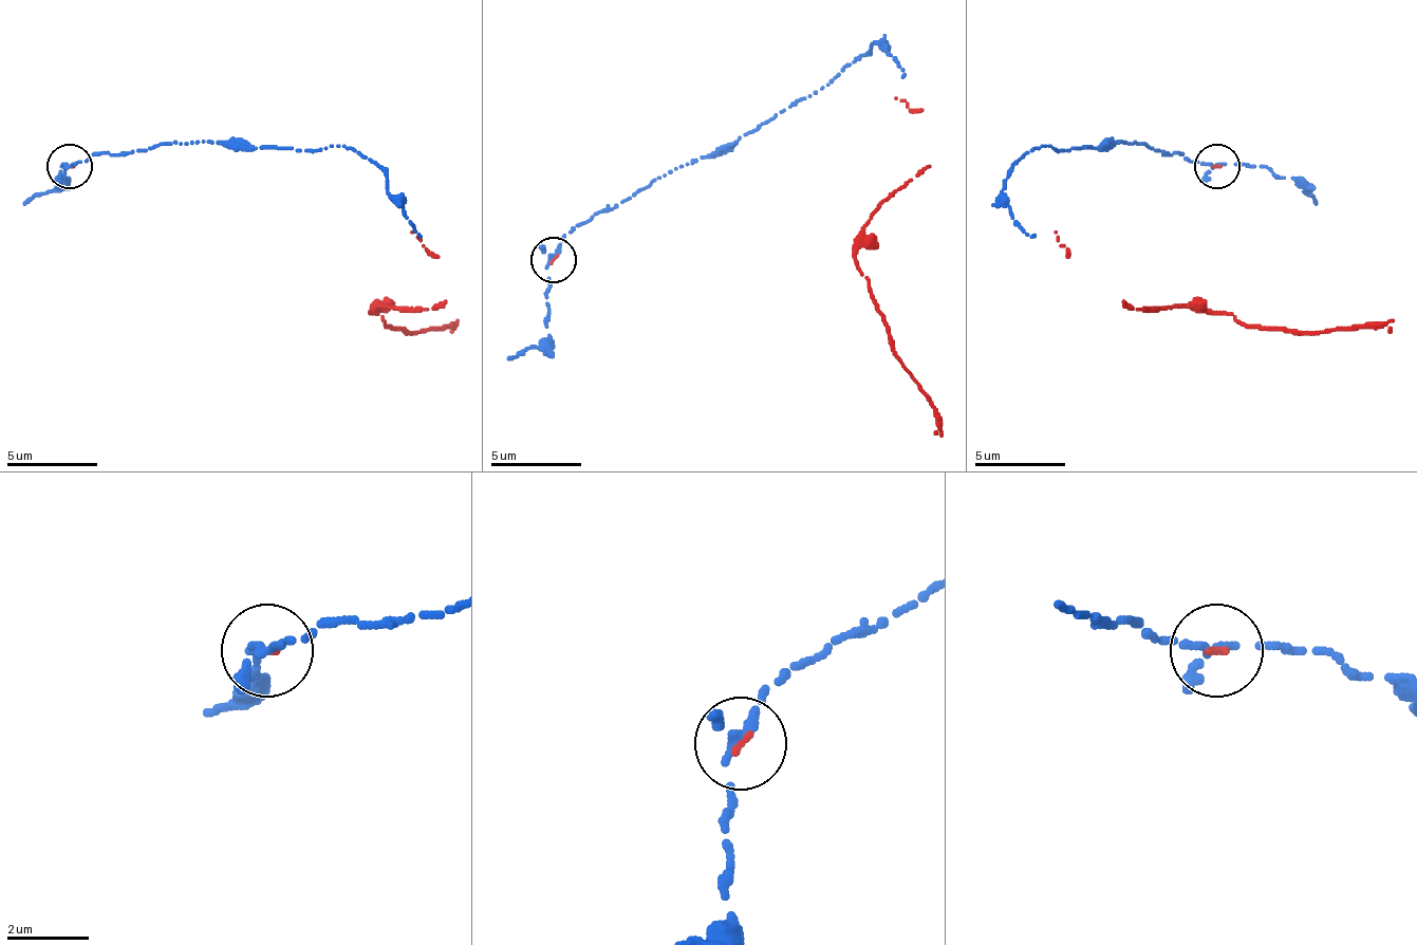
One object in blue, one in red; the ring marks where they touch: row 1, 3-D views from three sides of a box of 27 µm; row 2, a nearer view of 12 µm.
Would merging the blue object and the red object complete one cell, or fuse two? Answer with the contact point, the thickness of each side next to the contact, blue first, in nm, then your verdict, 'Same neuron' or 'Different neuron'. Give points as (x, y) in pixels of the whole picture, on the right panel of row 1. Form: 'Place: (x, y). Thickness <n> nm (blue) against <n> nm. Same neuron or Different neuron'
Place: (1216, 166). Thickness 170 nm (blue) against 110 nm. Same neuron

